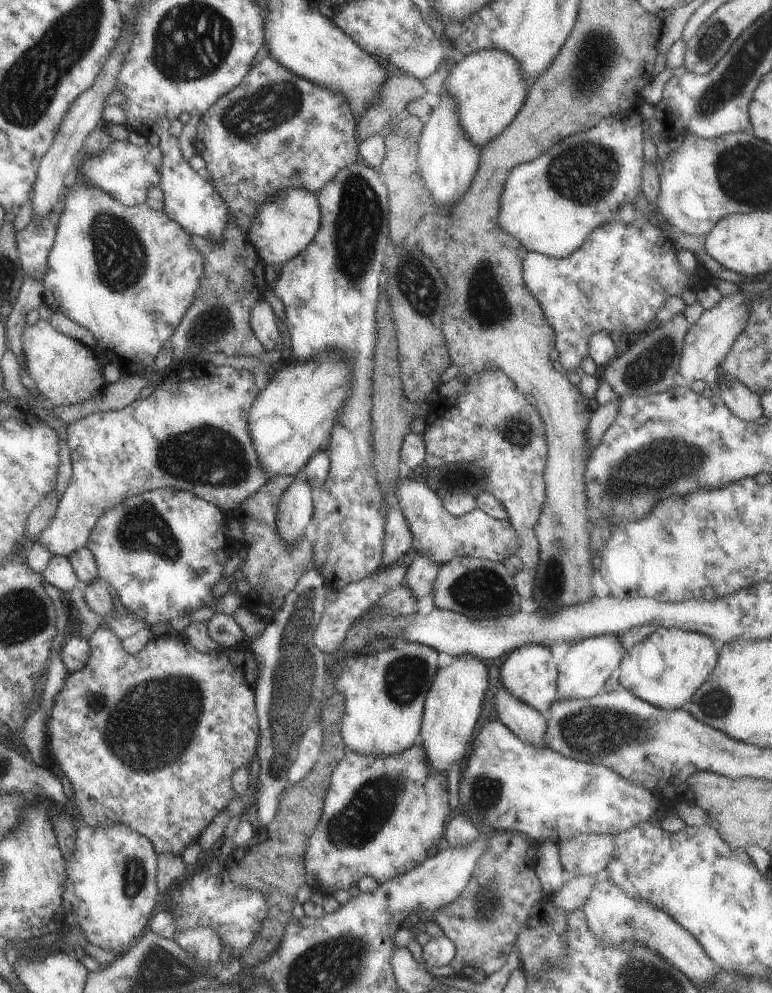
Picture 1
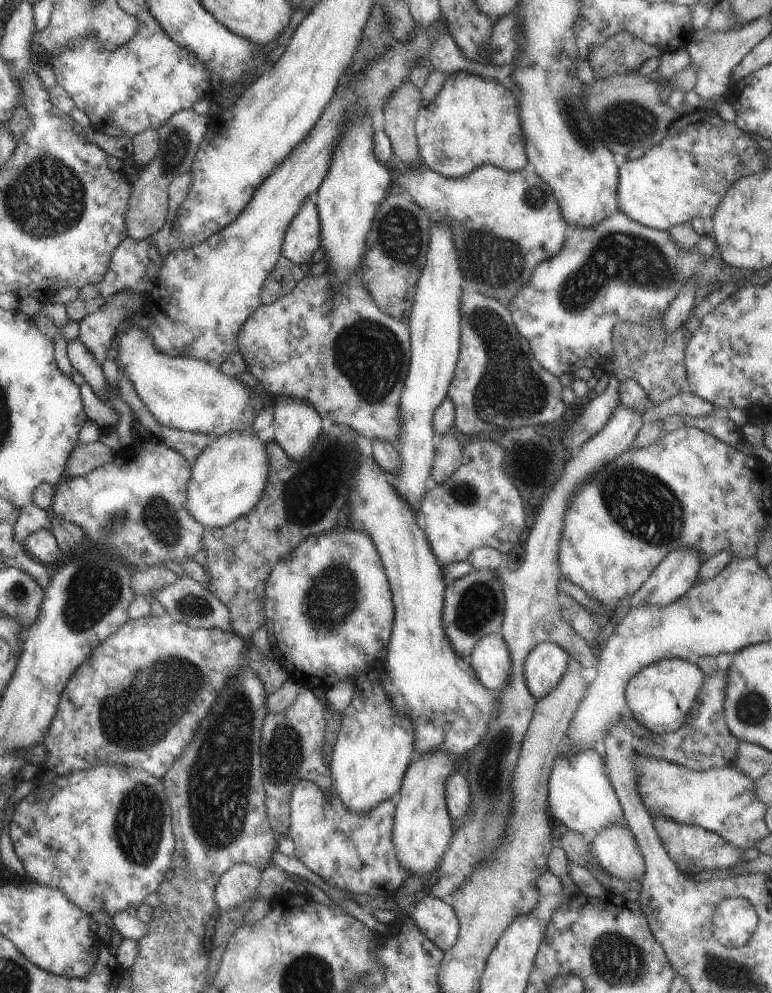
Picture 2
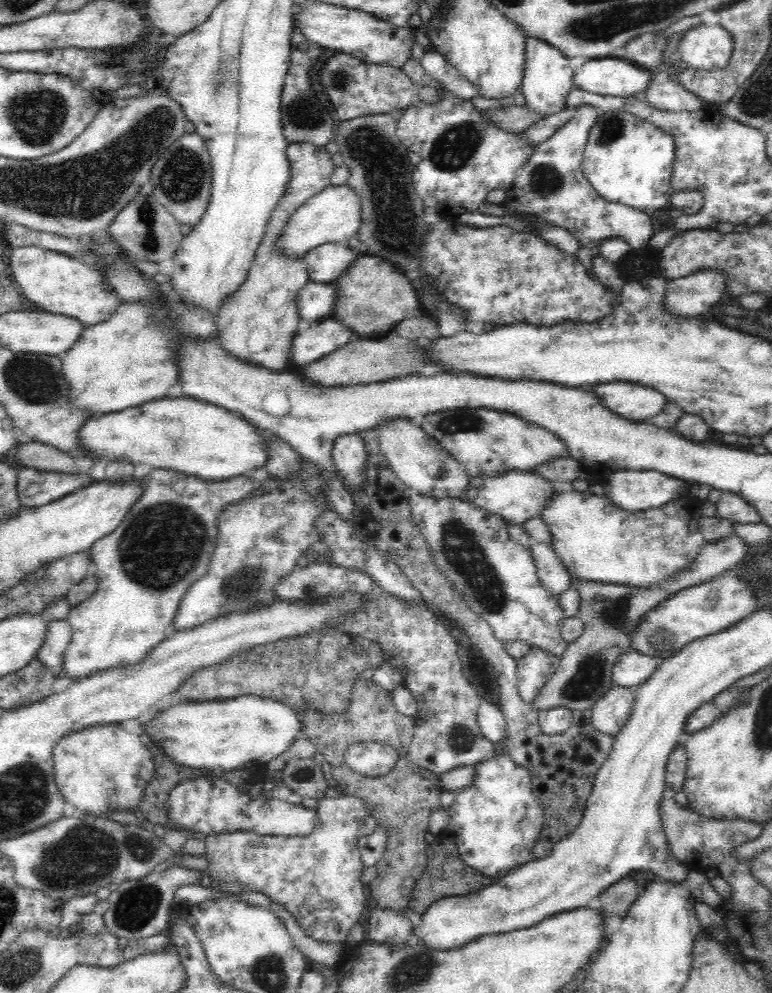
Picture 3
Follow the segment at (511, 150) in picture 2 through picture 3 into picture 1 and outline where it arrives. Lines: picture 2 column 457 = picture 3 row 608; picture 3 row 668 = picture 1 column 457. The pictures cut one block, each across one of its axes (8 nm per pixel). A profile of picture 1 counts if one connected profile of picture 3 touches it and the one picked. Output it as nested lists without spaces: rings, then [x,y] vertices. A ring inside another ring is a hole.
[[[482,50],[454,64],[446,76],[441,95],[454,102],[464,136],[478,148],[484,147],[503,132],[522,109],[530,84],[524,80],[518,62],[498,50]]]

